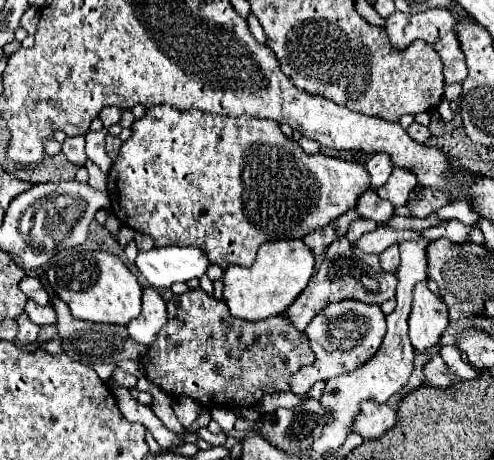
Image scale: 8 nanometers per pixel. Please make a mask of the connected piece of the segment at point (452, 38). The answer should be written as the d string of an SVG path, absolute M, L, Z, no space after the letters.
M432 8L424 14L392 14L386 22L386 32L388 32L388 38L390 38L394 48L404 50L414 40L424 40L424 42L428 42L436 48L436 52L442 56L442 62L444 62L444 80L446 80L446 84L462 82L464 76L466 76L464 54L460 50L460 42L458 42L452 28L454 28L454 18L444 8Z

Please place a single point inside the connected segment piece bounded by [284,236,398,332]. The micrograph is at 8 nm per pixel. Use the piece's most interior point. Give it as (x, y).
(341, 276)

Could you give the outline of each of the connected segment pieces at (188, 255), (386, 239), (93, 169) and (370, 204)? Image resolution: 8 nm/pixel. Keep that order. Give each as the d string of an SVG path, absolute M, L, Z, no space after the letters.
M166 246L140 252L136 268L154 288L170 288L174 282L202 278L210 266L210 258L196 246Z
M380 226L380 228L376 228L374 232L364 234L364 236L354 244L354 248L360 248L362 252L368 252L368 254L380 254L380 252L384 252L388 246L400 244L400 242L410 240L410 238L420 238L420 232L417 230L396 230L396 228Z
M86 160L86 164L84 164L84 168L88 170L88 174L90 174L90 180L88 180L88 184L92 186L92 188L98 188L98 190L106 190L106 174L92 162L92 160Z
M366 192L358 200L356 212L364 218L378 222L378 224L386 224L394 216L394 206L388 200L382 200L376 192Z

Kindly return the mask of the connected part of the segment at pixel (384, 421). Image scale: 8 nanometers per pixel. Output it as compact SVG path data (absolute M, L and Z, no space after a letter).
M360 404L360 412L356 414L356 422L352 424L352 432L362 436L364 440L376 440L380 434L390 430L396 424L396 412L386 404Z

